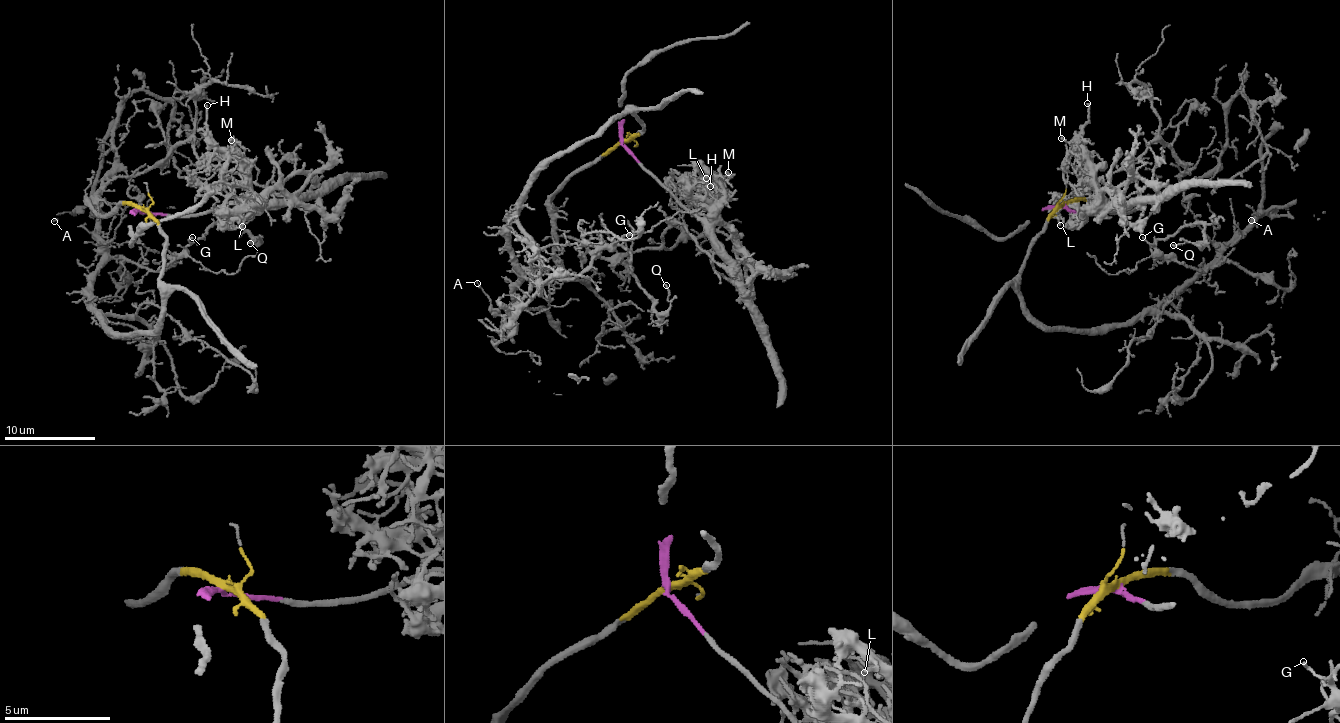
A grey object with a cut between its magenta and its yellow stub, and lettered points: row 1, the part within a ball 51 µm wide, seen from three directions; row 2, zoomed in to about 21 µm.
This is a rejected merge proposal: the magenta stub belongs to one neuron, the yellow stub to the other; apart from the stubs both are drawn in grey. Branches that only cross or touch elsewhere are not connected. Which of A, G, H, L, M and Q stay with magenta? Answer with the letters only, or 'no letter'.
H, L, M

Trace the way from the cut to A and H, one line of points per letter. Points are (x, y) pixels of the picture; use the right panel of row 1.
A: (1063, 205), (1034, 240), (1020, 299), (1045, 326), (1073, 330), (1132, 324), (1274, 206), (1251, 221)
H: (1063, 205), (1088, 214), (1096, 201), (1093, 187), (1084, 176), (1084, 151), (1078, 144), (1087, 121), (1087, 103)

